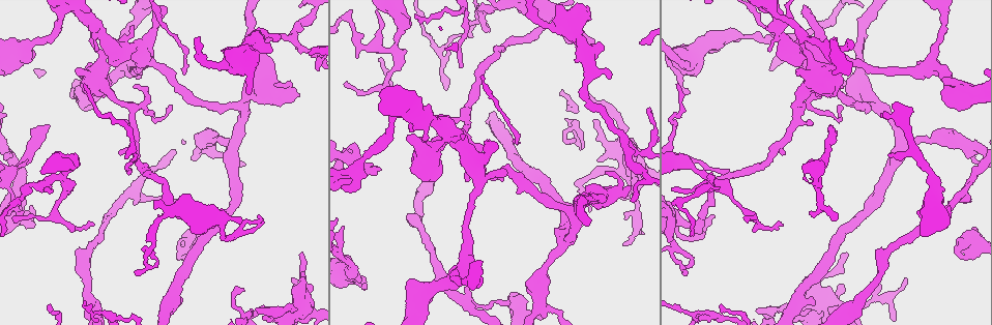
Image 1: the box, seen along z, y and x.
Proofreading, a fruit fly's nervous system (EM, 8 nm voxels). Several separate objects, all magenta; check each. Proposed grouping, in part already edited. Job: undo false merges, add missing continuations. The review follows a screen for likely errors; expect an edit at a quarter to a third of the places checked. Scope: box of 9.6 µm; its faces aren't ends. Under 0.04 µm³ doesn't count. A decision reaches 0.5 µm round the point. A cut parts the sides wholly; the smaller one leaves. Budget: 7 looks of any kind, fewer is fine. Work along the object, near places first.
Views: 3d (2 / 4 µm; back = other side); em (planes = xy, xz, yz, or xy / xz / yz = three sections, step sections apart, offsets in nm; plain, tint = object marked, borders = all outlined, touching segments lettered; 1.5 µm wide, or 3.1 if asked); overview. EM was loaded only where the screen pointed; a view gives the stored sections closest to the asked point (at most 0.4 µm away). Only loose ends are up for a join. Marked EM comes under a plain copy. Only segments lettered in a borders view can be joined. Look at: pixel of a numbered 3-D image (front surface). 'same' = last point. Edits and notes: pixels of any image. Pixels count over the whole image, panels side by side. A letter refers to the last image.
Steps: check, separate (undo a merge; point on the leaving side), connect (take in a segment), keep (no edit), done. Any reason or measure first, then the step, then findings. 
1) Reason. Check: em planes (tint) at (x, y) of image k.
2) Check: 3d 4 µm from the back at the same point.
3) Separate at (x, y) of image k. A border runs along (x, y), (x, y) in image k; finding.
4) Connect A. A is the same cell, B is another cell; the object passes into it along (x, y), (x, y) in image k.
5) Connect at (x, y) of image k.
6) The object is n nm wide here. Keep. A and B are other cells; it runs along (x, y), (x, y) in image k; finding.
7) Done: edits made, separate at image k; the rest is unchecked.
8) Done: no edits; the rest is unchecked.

A fork. Check: em planes (borders) at (541, 306) of image 1.

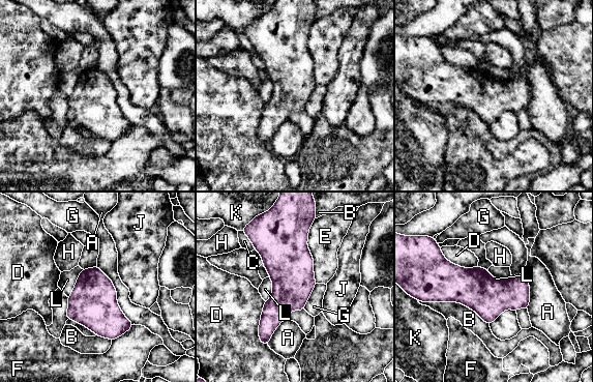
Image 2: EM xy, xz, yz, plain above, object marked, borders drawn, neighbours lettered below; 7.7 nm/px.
Keep. A, B, C, D, E, F, G, H, J, K and L are other cells; a border runs along (96, 266), (132, 324) in image 2; all the same neuron.

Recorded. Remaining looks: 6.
Free end. Check: em planes (borders) at (177, 258) of image 1.

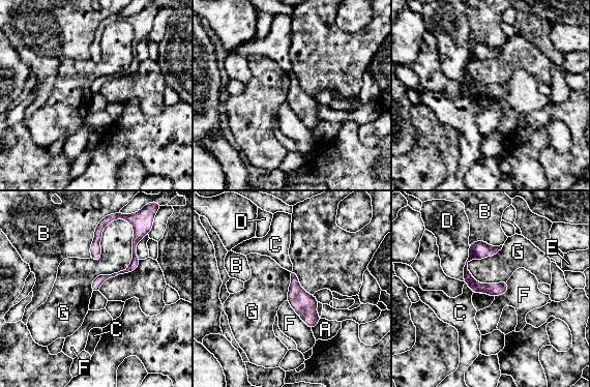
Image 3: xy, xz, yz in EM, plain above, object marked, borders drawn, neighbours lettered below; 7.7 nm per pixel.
Keep. A, B, C, D, E, F and G are other cells; a border runs along (504, 244), (468, 263), (478, 283) in image 3; none of them fits.

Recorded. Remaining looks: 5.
Thin neck. Check: em yz step 8 (borders) at (873, 300) of image 1.

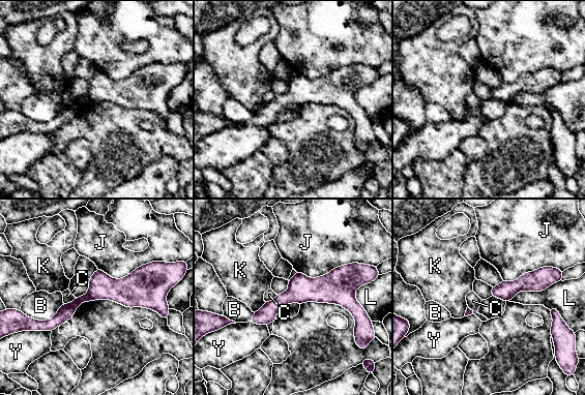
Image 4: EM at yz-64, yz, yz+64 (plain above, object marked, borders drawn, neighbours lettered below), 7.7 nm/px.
Check: em planes (borders) at the same point.

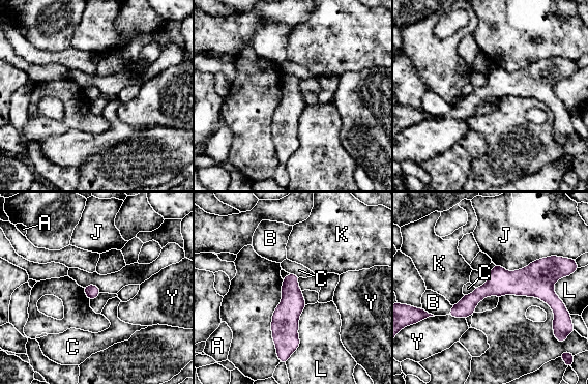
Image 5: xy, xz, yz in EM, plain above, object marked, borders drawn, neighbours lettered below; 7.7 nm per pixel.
The object is 110 nm wide here. Keep. A, B, C, J, K, L and Y are other cells; a border runs along (475, 288), (472, 292), (464, 295) in image 5; continuous, no second neuron.

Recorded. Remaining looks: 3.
Done: no edits; the rest is unchecked.

